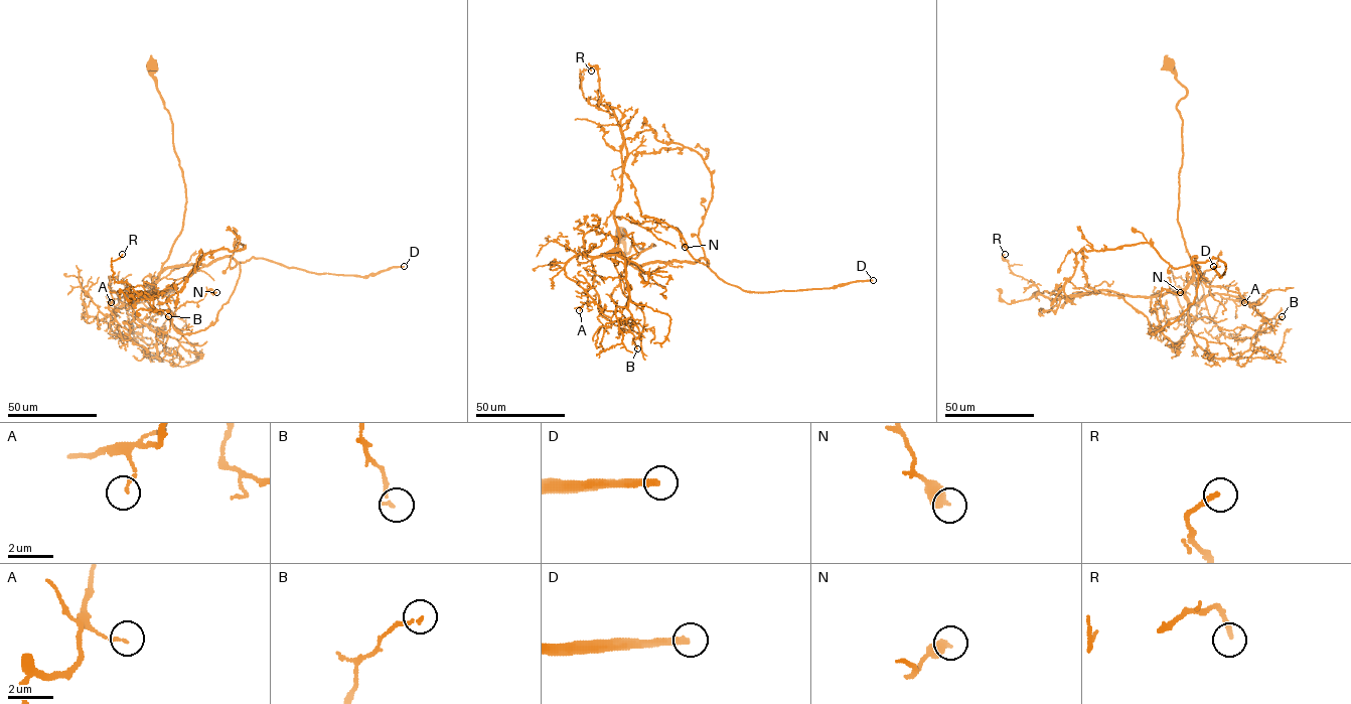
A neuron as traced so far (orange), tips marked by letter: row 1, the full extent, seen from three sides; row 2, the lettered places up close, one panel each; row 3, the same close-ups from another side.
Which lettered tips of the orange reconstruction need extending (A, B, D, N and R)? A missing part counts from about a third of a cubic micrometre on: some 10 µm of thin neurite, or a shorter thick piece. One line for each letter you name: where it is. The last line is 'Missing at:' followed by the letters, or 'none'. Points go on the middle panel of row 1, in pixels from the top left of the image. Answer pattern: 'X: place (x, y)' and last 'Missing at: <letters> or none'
D: place (873, 280)
Missing at: D

